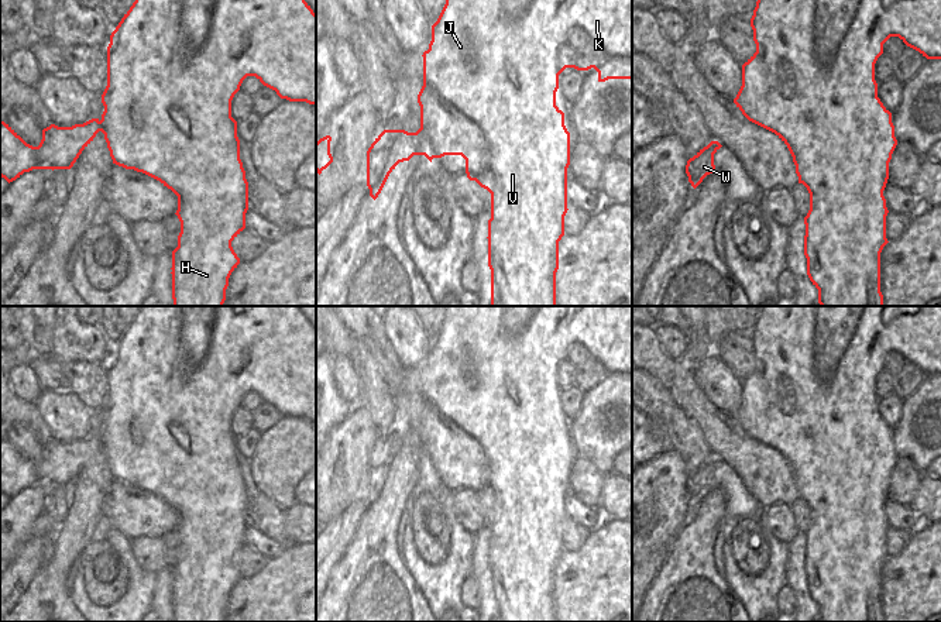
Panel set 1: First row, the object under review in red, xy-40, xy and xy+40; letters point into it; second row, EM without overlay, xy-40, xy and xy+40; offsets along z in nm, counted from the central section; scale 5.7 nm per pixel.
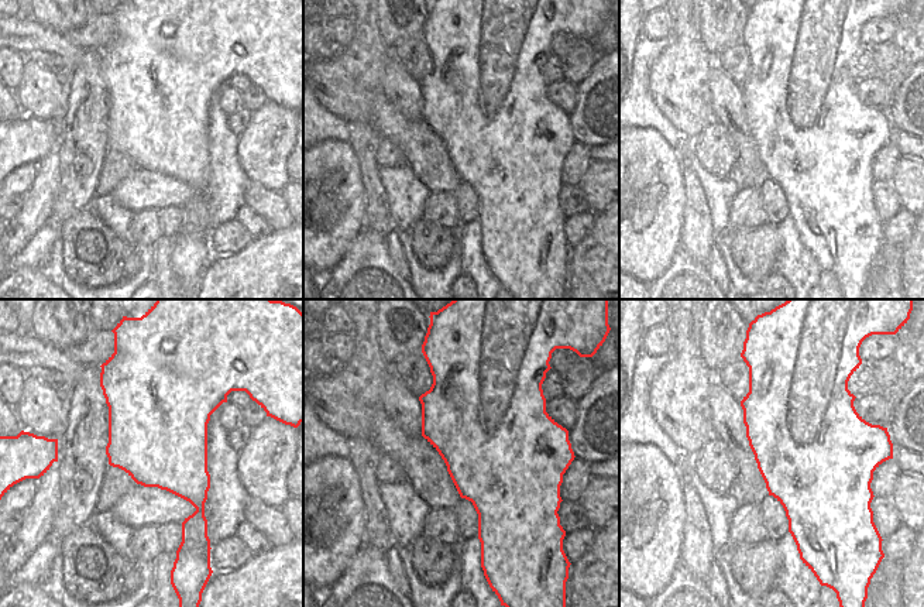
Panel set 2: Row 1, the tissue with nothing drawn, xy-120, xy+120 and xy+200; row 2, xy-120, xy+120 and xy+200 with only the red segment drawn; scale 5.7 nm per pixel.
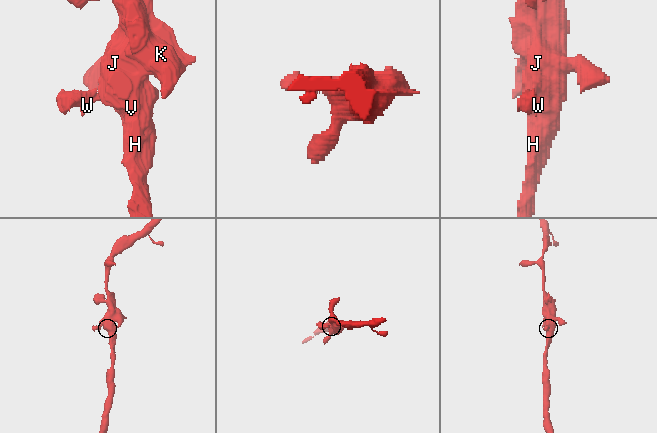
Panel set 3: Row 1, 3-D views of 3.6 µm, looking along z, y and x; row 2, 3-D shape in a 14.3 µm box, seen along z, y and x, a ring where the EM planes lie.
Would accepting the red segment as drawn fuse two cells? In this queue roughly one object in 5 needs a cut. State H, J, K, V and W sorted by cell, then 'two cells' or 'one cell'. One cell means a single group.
groups H J K V W; one cell

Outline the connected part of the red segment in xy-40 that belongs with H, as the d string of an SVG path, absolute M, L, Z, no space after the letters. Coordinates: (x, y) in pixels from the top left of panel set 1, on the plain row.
M138 306L135 317L110 351L107 402L102 410L104 422L102 434L92 434L72 443L51 440L42 446L42 456L38 463L27 460L8 440L0 437L0 492L10 499L32 485L71 485L82 467L102 447L113 480L151 492L178 512L175 530L181 537L181 549L178 563L172 567L172 622L223 622L229 594L240 580L231 557L245 544L245 529L248 526L248 498L240 475L237 437L231 433L231 416L247 392L255 392L264 402L275 406L281 415L316 420L316 330L298 306Z

